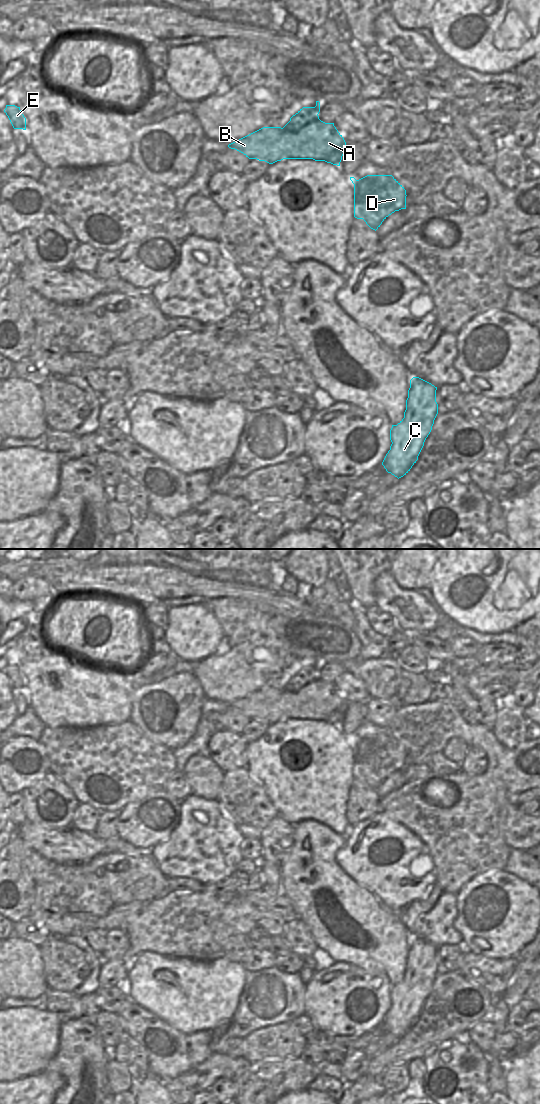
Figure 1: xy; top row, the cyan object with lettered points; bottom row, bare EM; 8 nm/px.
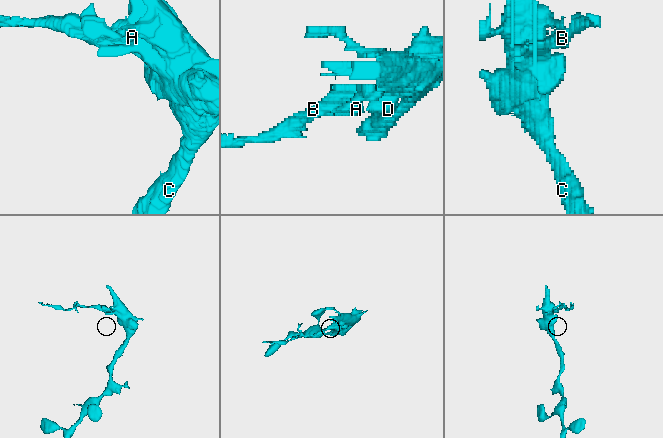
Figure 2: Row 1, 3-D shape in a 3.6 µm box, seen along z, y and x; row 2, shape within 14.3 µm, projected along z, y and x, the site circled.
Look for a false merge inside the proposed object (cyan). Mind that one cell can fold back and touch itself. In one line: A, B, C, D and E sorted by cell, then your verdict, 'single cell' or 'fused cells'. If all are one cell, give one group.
A B E / C D; fused cells

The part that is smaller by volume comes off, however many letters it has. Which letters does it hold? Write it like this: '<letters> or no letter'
A, B, E

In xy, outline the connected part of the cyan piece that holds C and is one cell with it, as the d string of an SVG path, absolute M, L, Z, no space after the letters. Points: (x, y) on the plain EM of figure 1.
M413 937L410 940L404 978L397 985L392 985L390 990L392 1004L382 1022L386 1031L398 1039L406 1035L416 1023L424 1002L432 990L434 980L438 974L436 950L437 947L419 937Z

